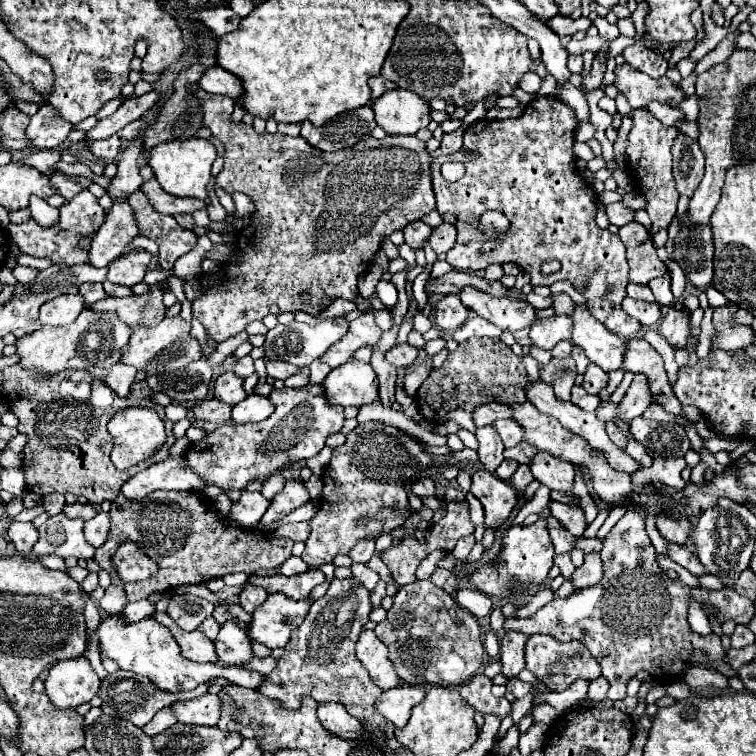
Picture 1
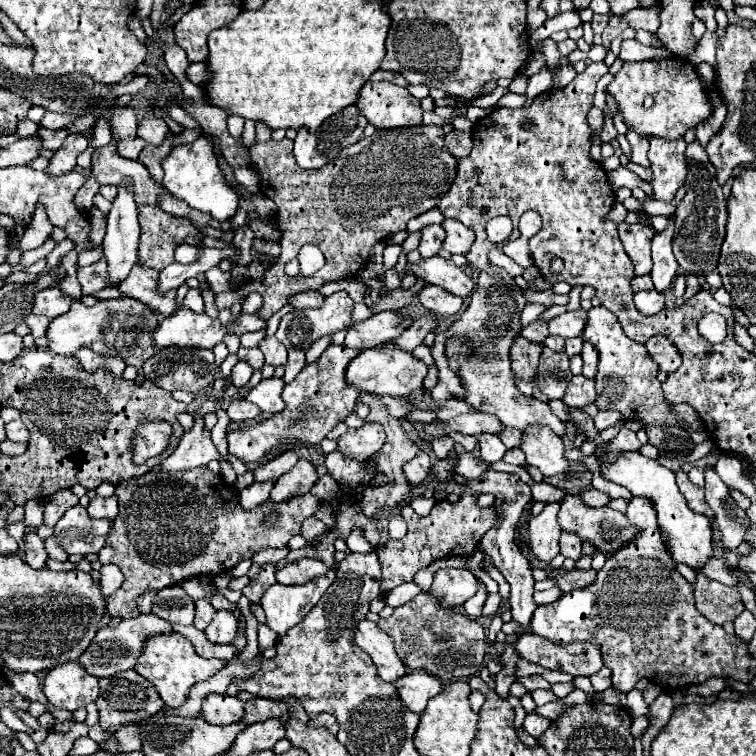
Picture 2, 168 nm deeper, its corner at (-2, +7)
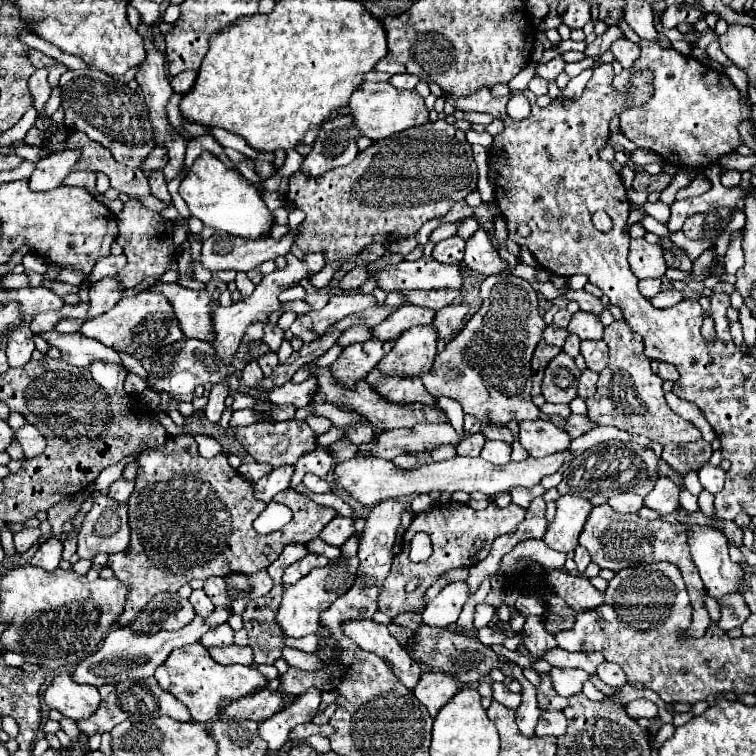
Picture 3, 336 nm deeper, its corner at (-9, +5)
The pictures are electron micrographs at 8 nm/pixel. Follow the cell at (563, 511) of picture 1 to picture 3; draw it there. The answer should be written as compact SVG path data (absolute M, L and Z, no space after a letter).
M600 504L590 510L590 514L586 518L586 526L582 528L582 534L578 538L578 544L590 552L594 564L598 564L600 568L614 570L614 572L628 568L628 566L636 566L636 564L654 564L660 560L668 560L668 562L676 564L684 576L686 588L690 592L690 602L694 608L692 626L688 630L688 636L698 638L710 626L712 620L710 620L708 612L704 610L702 578L690 558L688 544L686 544L686 530L682 524L670 524L660 518L658 520L642 520L638 514L618 514L608 504Z

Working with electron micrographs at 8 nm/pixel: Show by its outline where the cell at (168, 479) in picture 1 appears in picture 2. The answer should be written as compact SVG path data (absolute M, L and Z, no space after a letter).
M197 416L191 430L187 430L181 436L179 446L171 456L163 460L159 470L163 472L177 472L177 470L191 470L197 466L205 466L211 460L218 460L221 464L221 477L225 483L232 485L237 474L232 466L223 460L223 456L217 452L217 448L211 442L211 432L205 428L203 416Z

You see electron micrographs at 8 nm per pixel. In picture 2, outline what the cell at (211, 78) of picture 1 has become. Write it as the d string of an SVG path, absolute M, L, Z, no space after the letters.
M197 62L197 64L189 64L187 66L187 74L185 74L191 82L195 82L195 84L203 84L205 80L207 80L207 64L205 62Z

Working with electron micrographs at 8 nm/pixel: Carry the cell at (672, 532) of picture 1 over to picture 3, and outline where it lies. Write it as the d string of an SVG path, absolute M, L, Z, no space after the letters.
M682 522L682 524L686 526L686 532L688 532L688 546L690 546L692 560L700 572L700 578L702 578L708 594L718 600L728 592L738 592L738 584L740 584L744 570L740 568L740 564L730 560L728 542L726 542L724 532L720 532L712 526L700 526L700 524L688 524L688 522Z

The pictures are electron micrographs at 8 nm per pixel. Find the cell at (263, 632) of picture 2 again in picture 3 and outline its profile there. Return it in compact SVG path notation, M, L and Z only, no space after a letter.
M284 648L282 658L294 668L318 670L318 658L314 654L306 654L306 652L300 652L300 650L294 650L294 648Z

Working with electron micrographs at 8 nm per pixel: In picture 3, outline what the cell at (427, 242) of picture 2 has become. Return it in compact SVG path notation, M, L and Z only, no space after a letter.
M460 236L446 238L434 246L432 258L446 264L460 264L464 256L464 240Z

